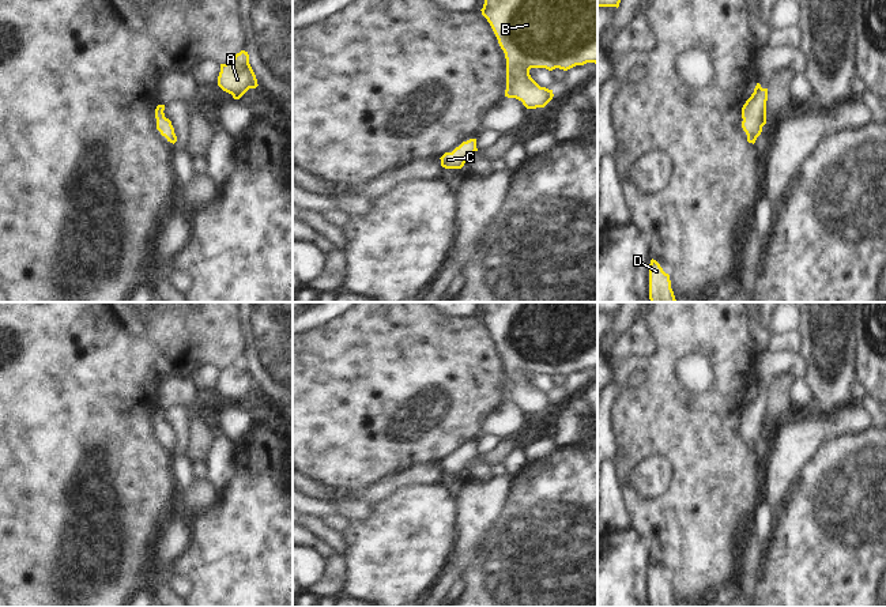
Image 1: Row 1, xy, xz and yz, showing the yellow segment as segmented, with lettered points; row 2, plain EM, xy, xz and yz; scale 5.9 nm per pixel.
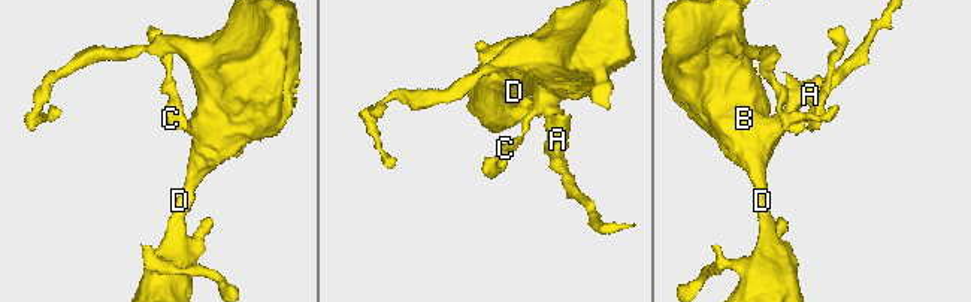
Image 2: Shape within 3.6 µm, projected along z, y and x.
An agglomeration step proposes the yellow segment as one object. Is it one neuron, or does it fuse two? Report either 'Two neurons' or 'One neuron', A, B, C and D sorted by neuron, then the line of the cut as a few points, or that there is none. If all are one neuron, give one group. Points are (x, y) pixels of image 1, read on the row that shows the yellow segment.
One neuron. Groups: A B C D. No split.

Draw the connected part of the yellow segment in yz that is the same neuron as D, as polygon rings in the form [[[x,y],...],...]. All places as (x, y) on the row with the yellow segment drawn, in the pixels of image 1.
[[[653,259],[649,264],[649,299],[651,302],[678,302],[671,289],[670,275]]]

